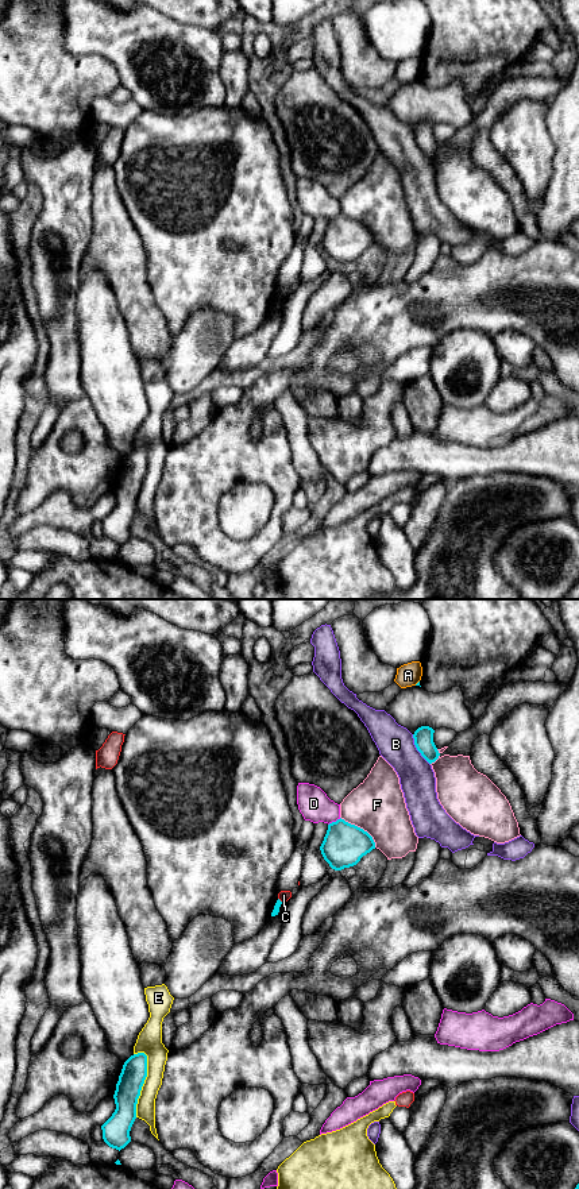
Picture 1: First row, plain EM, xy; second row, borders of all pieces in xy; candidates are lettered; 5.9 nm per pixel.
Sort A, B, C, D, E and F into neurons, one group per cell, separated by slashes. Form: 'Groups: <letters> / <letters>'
Groups: A / B / C E / D / F

